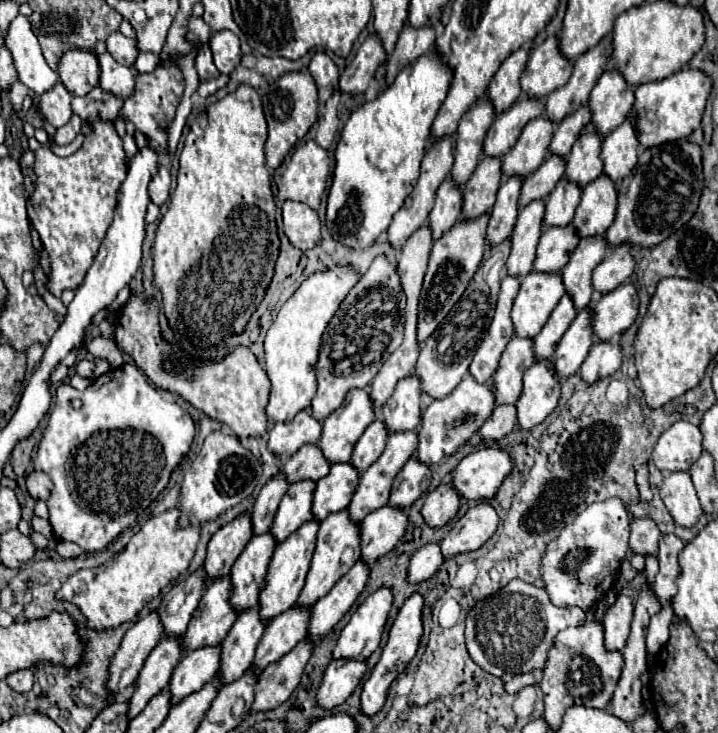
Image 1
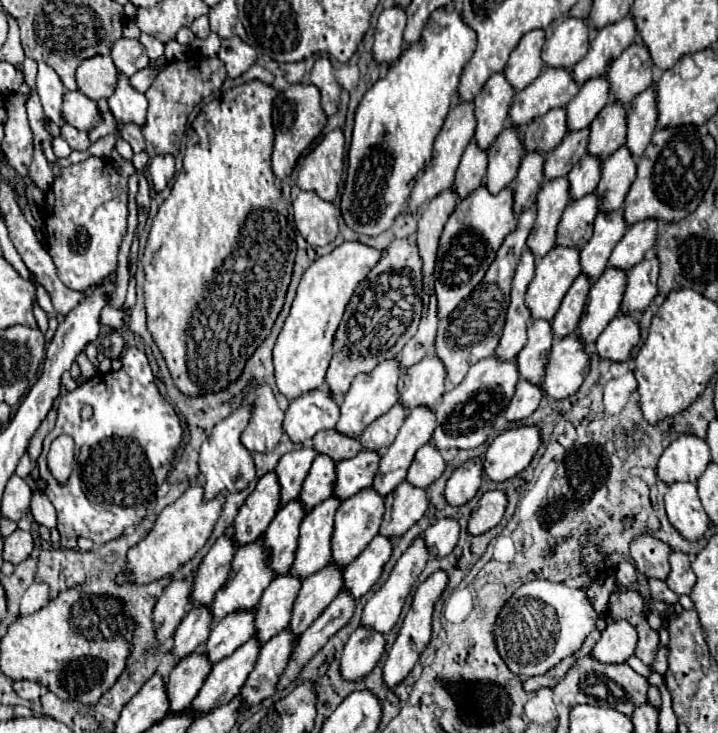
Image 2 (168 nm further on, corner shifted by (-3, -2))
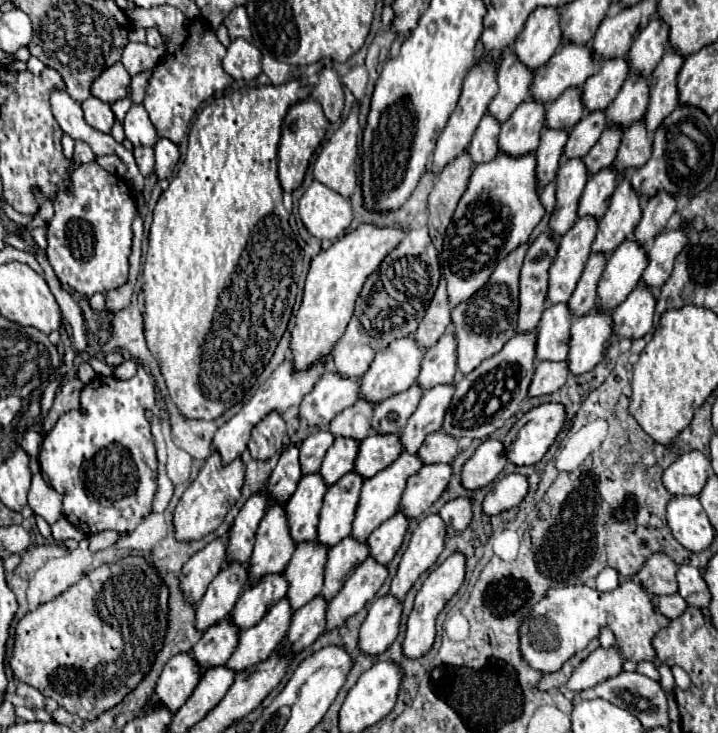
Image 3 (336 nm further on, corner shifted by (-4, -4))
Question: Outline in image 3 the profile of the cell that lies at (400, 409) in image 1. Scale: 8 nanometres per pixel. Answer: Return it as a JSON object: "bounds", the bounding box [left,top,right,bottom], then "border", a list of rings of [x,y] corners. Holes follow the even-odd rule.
{"bounds":[416,331,456,389],"border":[[[446,331],[438,343],[426,349],[416,383],[422,389],[432,389],[436,385],[450,385],[456,375],[456,339],[452,331]]]}

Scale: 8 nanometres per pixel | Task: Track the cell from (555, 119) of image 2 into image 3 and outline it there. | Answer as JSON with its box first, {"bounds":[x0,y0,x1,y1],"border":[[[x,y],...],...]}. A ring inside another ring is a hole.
{"bounds":[546,89,582,129],"border":[[[568,89],[558,99],[546,105],[546,127],[548,129],[572,129],[582,119],[580,91]]]}

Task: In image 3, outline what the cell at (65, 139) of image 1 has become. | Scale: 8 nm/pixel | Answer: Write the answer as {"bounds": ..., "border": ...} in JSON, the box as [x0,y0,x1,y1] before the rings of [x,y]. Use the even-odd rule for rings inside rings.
{"bounds":[74,141,96,163],"border":[[[76,141],[76,145],[74,145],[74,159],[76,159],[78,163],[90,163],[90,161],[96,159],[96,155],[94,155],[94,151],[90,149],[88,143]]]}

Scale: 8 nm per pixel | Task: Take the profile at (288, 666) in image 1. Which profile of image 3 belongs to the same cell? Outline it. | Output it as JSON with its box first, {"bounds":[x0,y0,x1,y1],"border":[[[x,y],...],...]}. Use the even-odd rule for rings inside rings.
{"bounds":[326,559,388,631],"border":[[[366,559],[366,563],[358,565],[354,575],[348,577],[342,591],[330,601],[326,611],[326,629],[332,631],[334,627],[342,627],[348,617],[356,615],[364,609],[364,605],[376,595],[382,587],[384,579],[388,577],[386,565],[374,563],[374,559]]]}

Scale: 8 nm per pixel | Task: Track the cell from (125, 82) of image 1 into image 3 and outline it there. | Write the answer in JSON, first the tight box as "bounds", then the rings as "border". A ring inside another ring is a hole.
{"bounds":[124,105,158,147],"border":[[[132,105],[124,117],[124,131],[126,139],[132,145],[150,145],[154,147],[158,141],[158,135],[154,131],[154,125],[148,119],[148,113],[142,105]]]}

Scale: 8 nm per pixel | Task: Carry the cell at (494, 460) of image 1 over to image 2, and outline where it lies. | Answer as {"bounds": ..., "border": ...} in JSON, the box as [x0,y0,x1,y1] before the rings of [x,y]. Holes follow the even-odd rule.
{"bounds":[483,425,541,481],"border":[[[521,425],[503,431],[489,445],[483,465],[491,481],[505,481],[521,473],[535,457],[541,445],[539,425]]]}

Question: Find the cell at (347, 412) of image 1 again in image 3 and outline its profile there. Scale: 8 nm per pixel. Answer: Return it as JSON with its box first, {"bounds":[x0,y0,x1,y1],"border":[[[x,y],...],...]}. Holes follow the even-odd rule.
{"bounds":[360,337,422,405],"border":[[[406,337],[406,339],[398,339],[398,341],[390,343],[386,349],[378,351],[370,369],[360,377],[360,397],[372,405],[378,405],[388,397],[410,389],[416,381],[420,361],[422,361],[422,351],[416,347],[414,339]]]}

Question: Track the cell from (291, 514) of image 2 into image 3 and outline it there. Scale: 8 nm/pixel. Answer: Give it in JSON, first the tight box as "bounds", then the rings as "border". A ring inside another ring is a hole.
{"bounds":[286,475,326,545],"border":[[[306,475],[300,479],[296,493],[286,503],[286,517],[290,537],[296,545],[314,541],[314,531],[318,525],[318,511],[326,495],[326,485],[320,475]]]}

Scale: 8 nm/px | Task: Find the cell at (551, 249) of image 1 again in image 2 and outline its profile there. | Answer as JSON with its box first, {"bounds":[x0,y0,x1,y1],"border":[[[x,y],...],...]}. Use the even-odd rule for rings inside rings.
{"bounds":[557,193,599,247],"border":[[[587,193],[581,199],[573,199],[559,223],[557,229],[557,245],[569,247],[583,247],[593,233],[593,221],[599,213],[597,193]]]}

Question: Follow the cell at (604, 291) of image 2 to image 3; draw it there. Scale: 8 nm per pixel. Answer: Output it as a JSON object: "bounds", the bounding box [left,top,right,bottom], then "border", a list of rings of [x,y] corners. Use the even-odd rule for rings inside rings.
{"bounds":[598,239,646,313],"border":[[[626,239],[606,261],[606,269],[598,283],[598,309],[610,313],[634,287],[646,269],[646,251],[632,239]]]}

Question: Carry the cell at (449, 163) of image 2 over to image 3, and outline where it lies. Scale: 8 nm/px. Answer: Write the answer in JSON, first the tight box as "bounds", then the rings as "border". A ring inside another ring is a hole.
{"bounds":[430,61,498,173],"border":[[[498,61],[476,63],[470,69],[470,73],[466,75],[458,107],[454,109],[454,113],[450,115],[444,131],[438,137],[438,143],[436,143],[436,149],[434,149],[434,155],[432,155],[432,163],[430,163],[430,171],[432,173],[440,173],[448,163],[452,163],[456,157],[460,157],[466,151],[466,147],[470,145],[470,139],[472,139],[472,135],[474,135],[482,115],[486,113],[488,103],[494,99],[494,95],[498,91],[498,85],[496,85],[496,65],[498,65]]]}

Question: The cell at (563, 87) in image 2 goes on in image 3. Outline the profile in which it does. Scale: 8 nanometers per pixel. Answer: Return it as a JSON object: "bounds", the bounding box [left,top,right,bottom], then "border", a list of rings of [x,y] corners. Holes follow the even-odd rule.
{"bounds":[530,43,600,103],"border":[[[562,43],[560,49],[548,59],[548,63],[534,71],[530,99],[538,103],[550,103],[566,89],[582,87],[586,79],[598,71],[600,63],[592,59],[588,45]]]}

